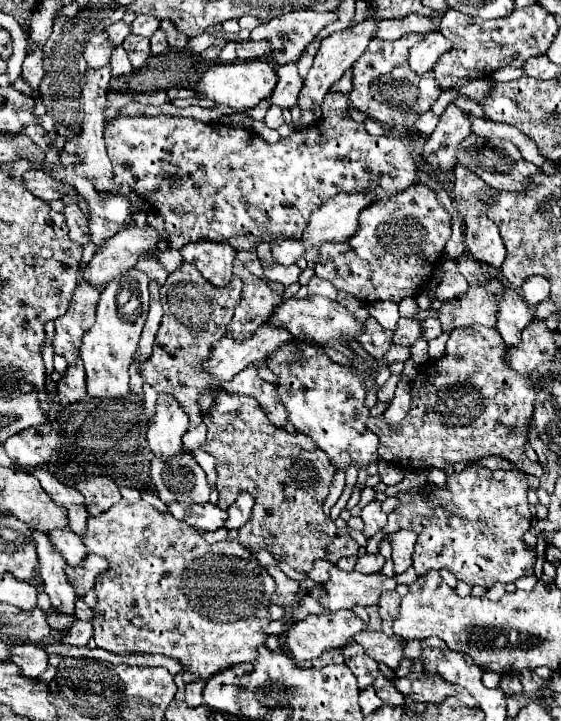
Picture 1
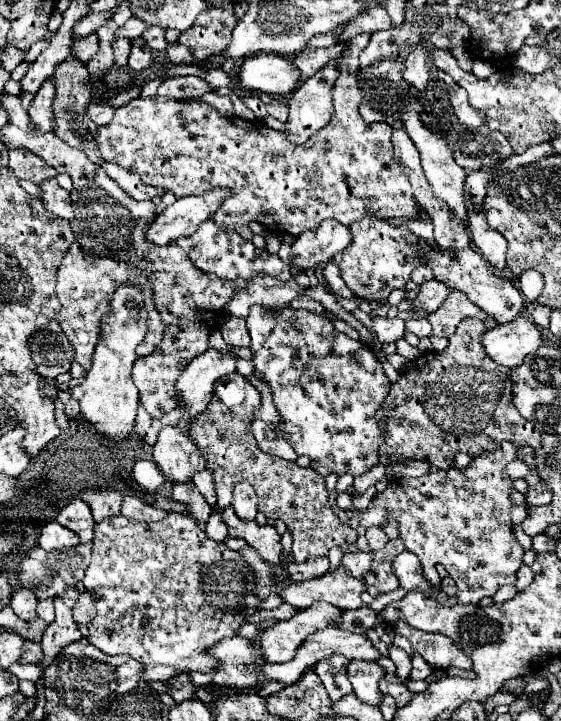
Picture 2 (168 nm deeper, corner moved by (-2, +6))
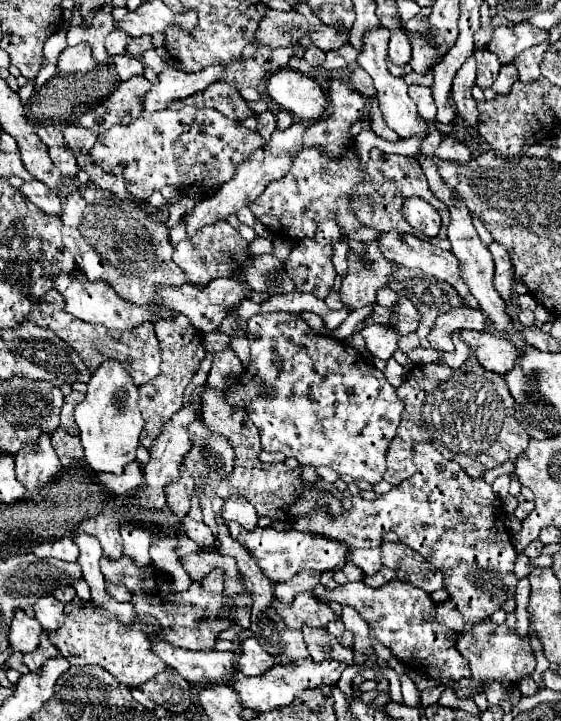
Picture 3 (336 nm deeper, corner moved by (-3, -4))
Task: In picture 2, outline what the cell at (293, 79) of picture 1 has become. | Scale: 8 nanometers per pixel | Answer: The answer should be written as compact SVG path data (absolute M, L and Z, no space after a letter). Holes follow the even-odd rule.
M336 43L328 49L302 49L294 63L300 67L302 71L302 79L312 77L316 71L320 71L330 59L338 59L340 53L344 51L344 43Z

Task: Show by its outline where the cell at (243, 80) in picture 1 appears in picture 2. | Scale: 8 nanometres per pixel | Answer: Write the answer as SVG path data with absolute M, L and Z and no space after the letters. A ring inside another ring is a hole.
M262 53L250 57L240 67L240 87L246 93L268 93L284 97L292 93L300 83L300 69L286 57Z

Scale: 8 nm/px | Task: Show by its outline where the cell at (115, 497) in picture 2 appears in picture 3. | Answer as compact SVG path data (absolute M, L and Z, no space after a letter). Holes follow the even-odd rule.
M99 513L99 515L89 517L83 523L79 523L77 531L95 535L101 541L103 553L107 557L111 557L111 559L119 559L121 557L123 545L121 545L121 535L119 535L119 521L115 521L115 517Z

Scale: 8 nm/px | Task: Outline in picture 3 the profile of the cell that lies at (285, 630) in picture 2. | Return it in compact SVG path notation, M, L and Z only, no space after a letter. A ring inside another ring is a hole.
M255 637L245 639L241 643L241 659L237 667L243 675L263 675L265 671L269 671L269 667L275 667L275 665L277 665L277 659L273 659L273 655L269 655Z

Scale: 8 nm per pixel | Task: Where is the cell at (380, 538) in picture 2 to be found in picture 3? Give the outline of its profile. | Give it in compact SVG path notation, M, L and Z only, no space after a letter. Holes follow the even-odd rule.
M355 549L351 553L351 561L365 571L365 575L373 575L381 569L381 549Z

